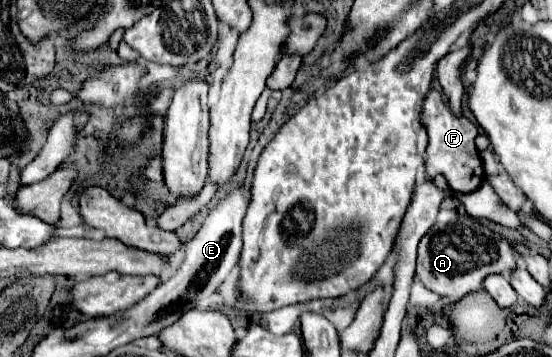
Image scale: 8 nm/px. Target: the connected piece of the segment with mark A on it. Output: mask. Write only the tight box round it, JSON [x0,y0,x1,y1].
[417,217,515,303]

